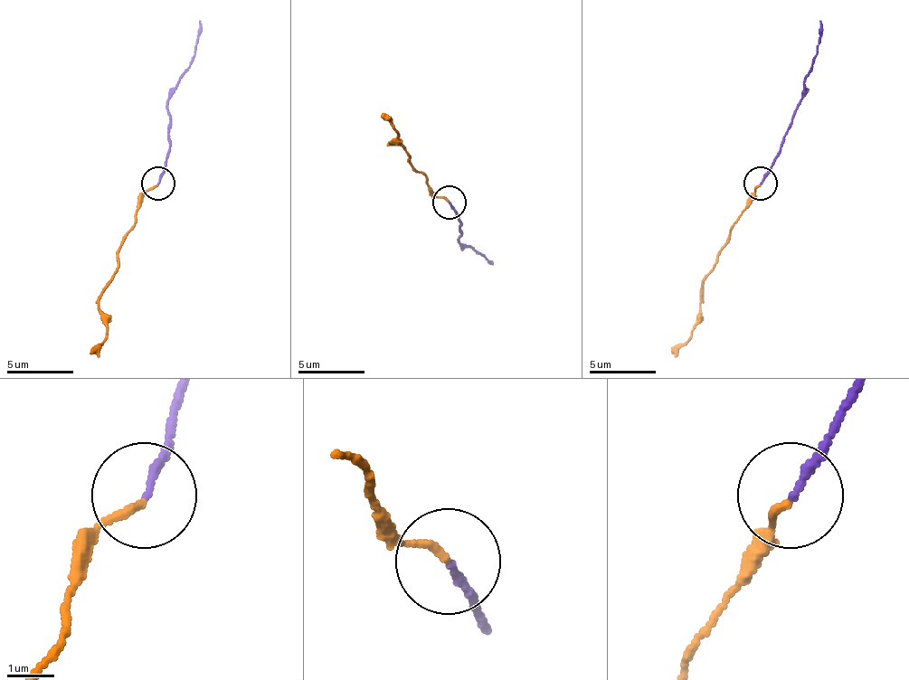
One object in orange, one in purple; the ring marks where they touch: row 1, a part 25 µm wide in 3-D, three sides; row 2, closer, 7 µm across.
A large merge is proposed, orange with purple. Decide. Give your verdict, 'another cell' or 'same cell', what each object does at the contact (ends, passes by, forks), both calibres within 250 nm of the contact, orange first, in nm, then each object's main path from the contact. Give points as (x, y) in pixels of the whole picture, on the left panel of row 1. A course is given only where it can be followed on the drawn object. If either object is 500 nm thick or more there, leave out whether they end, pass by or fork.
another cell; orange ends there; purple ends there; 150 nm thick on the orange side, 160 nm on the other; orange runs (156, 184), (144, 193), (137, 223), (117, 250), (117, 274), (100, 297), (100, 317), (107, 337), (97, 357); purple runs (156, 184), (170, 146), (167, 107), (194, 53), (201, 20)

